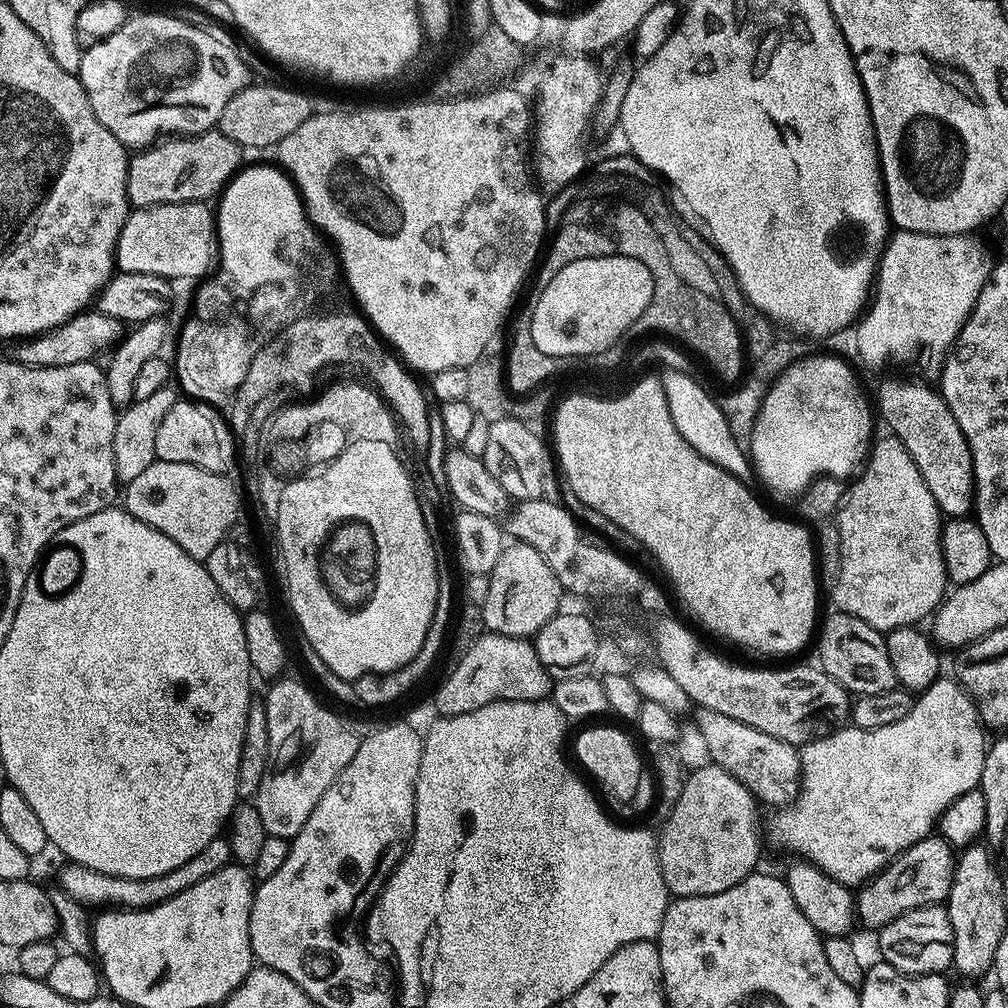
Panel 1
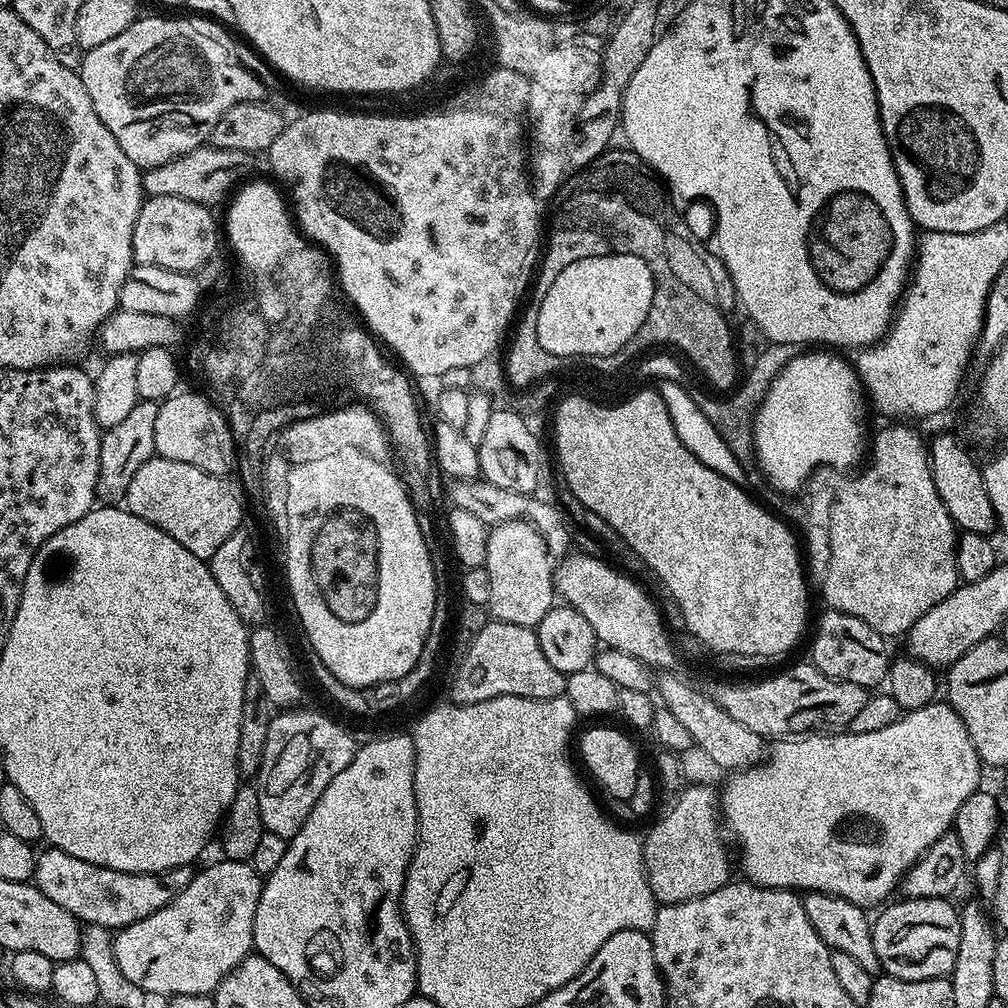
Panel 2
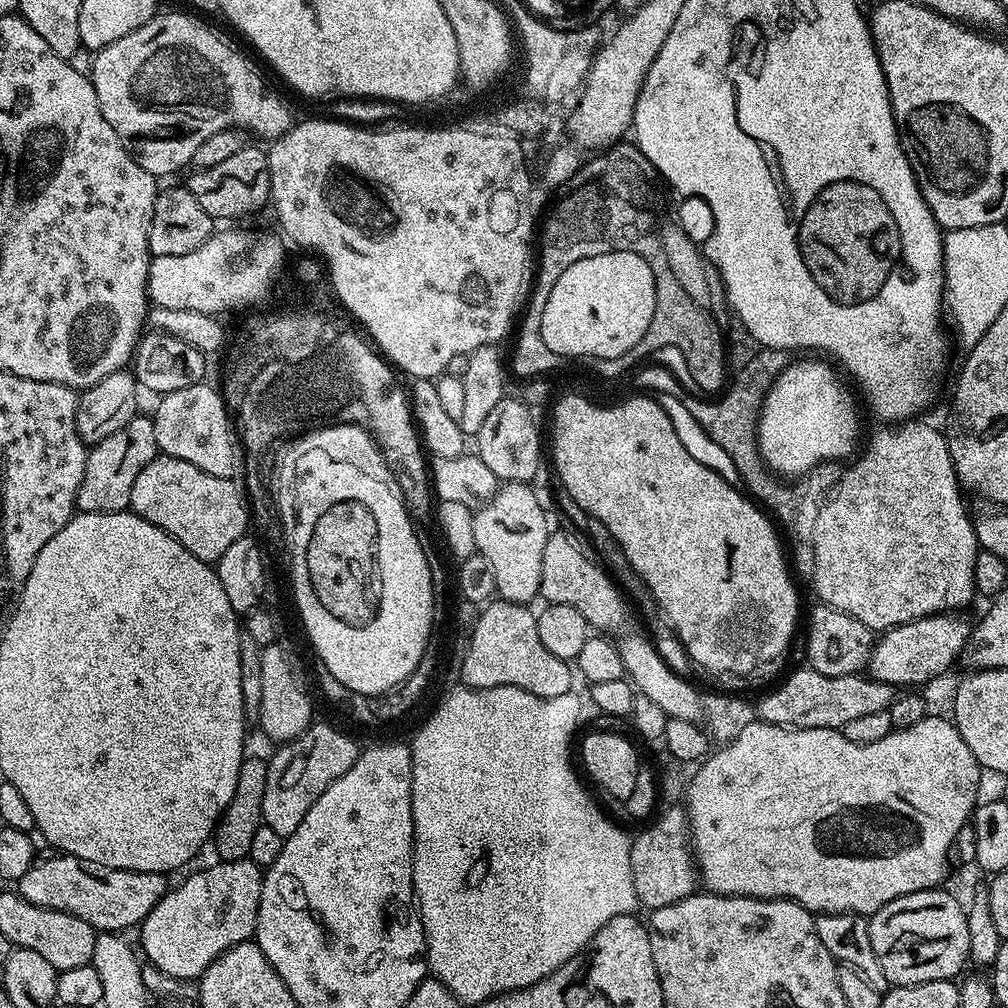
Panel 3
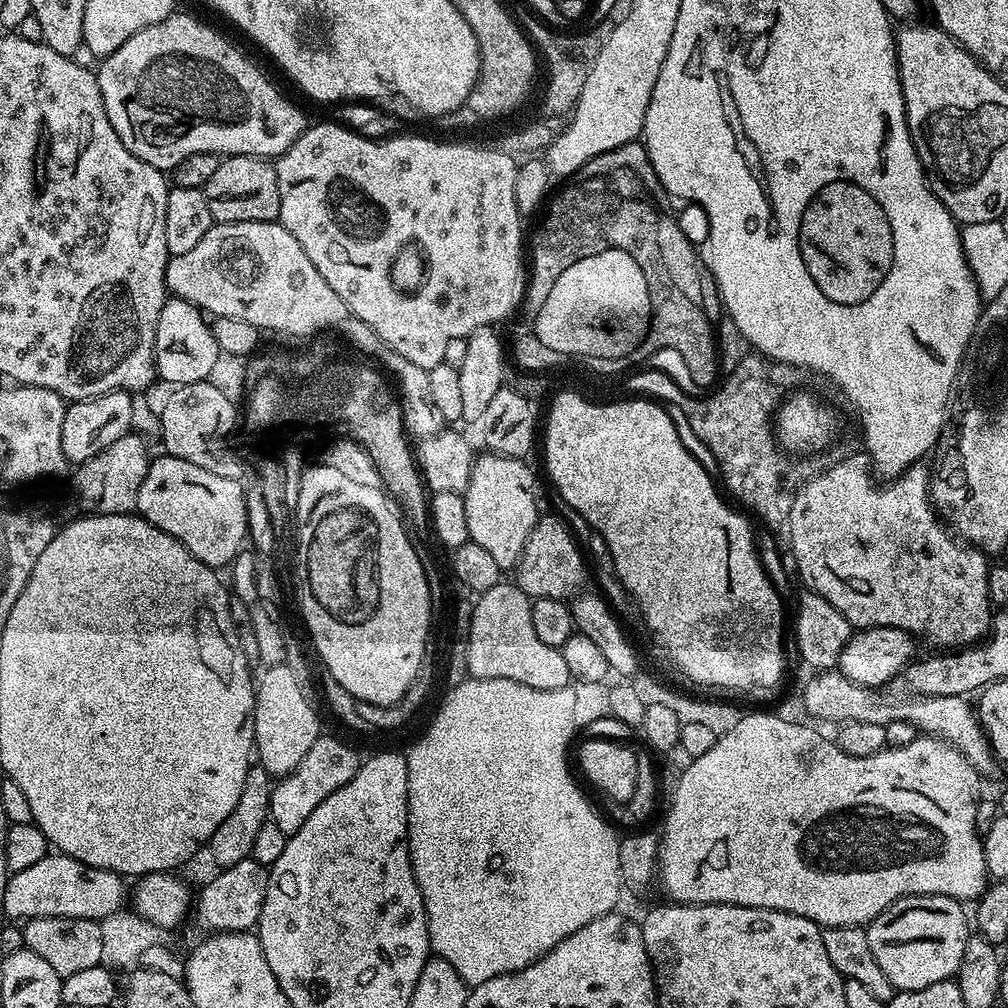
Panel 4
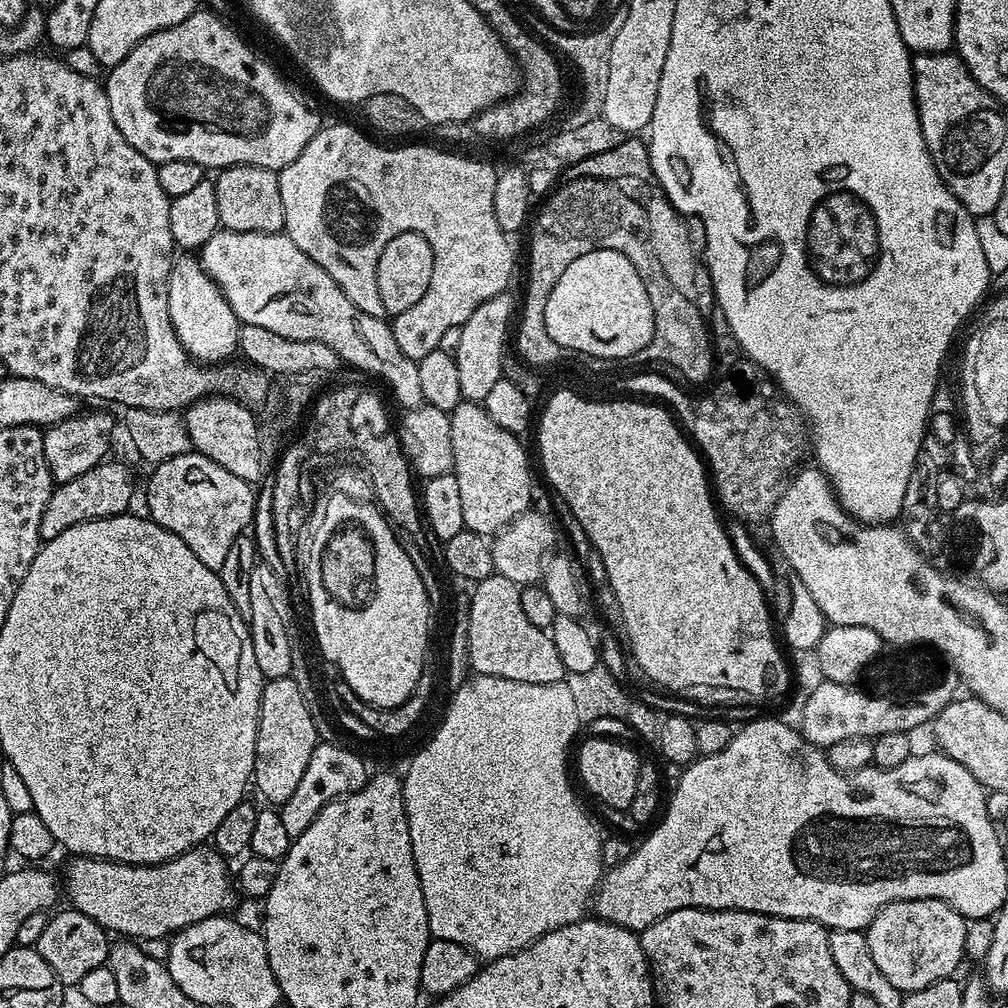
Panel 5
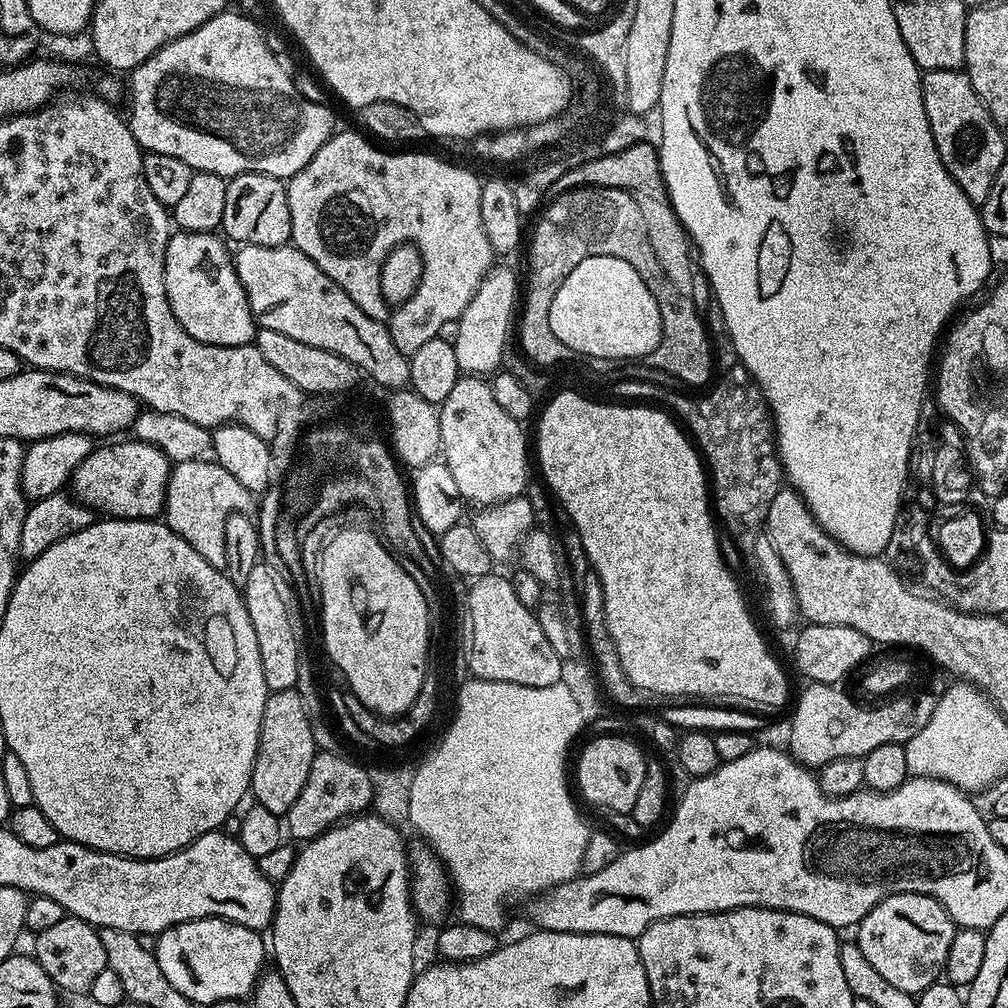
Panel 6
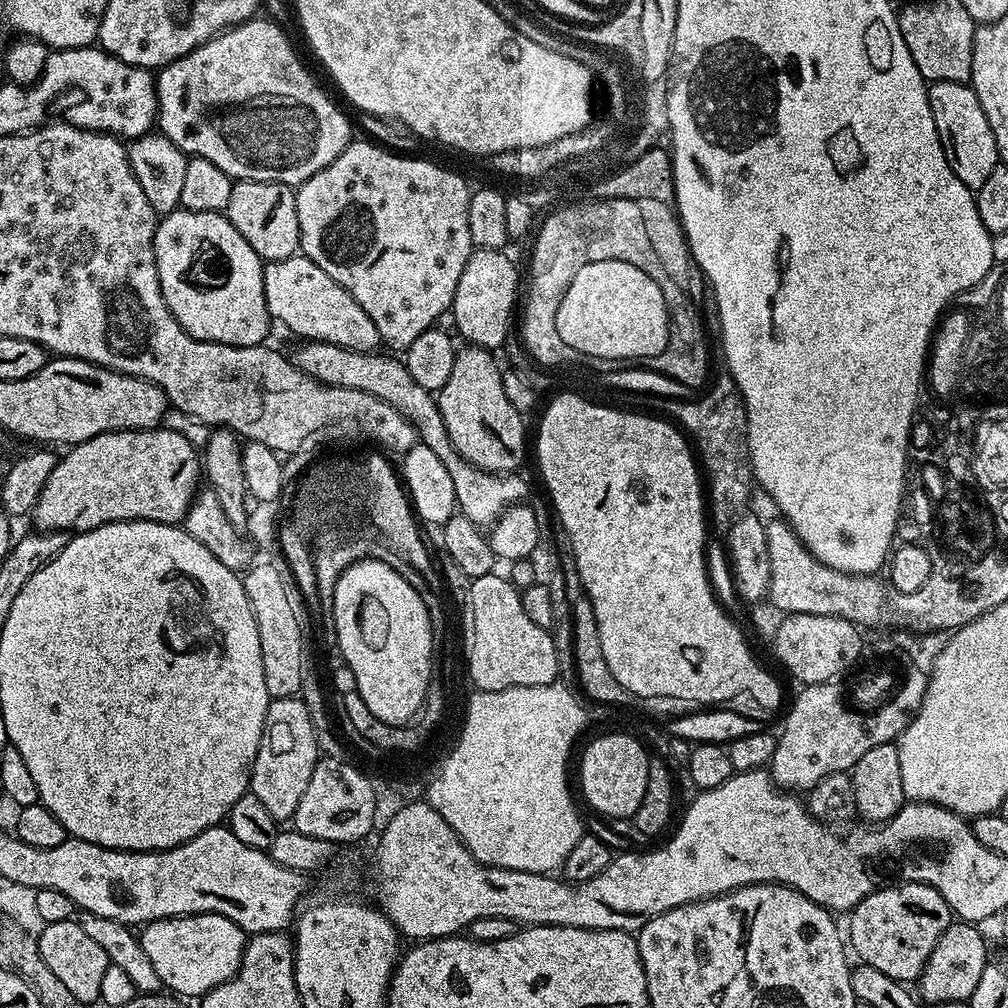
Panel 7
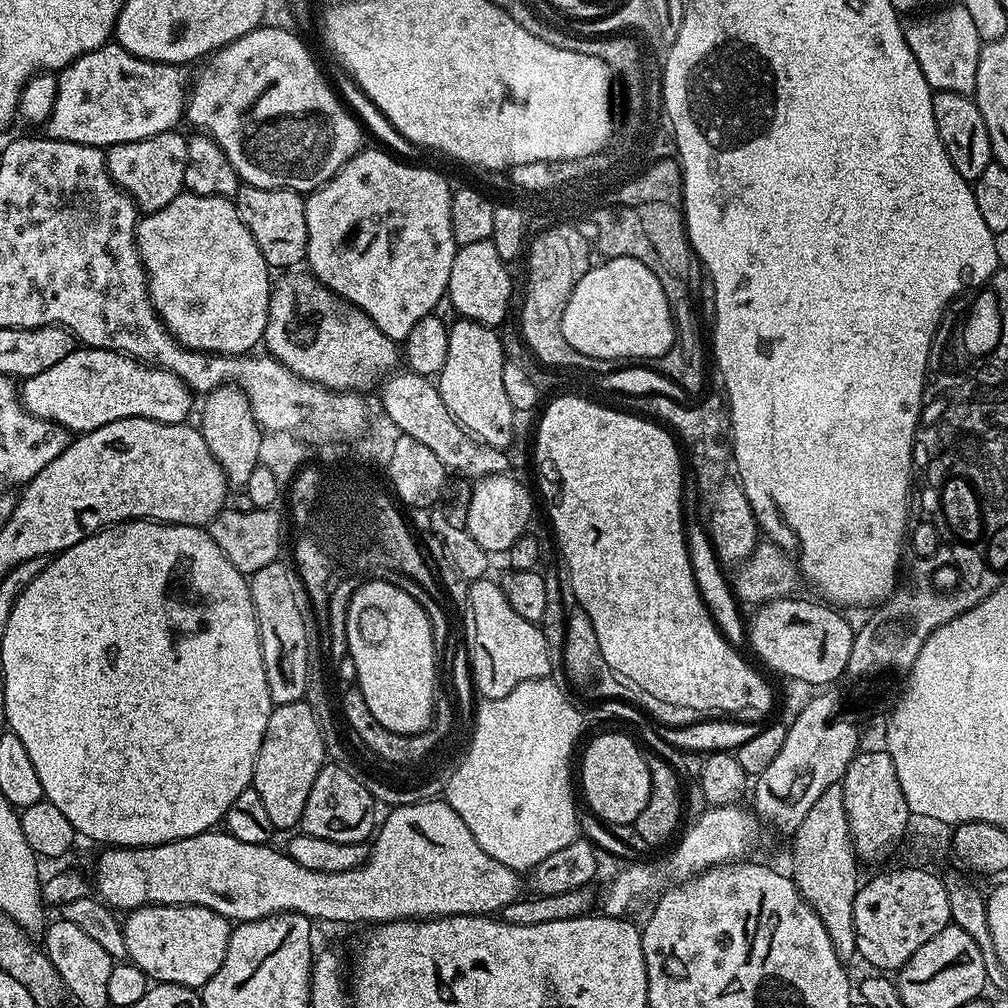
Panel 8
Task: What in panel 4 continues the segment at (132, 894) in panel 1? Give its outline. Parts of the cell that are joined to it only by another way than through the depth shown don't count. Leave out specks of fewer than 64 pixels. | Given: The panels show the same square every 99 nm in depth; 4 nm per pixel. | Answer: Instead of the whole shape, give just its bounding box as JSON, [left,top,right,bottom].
[2,854,126,921]

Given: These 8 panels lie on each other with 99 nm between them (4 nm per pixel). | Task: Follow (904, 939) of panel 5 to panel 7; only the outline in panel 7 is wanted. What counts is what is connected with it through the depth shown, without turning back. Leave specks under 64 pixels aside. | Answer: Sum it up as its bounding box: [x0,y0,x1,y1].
[846,883,954,982]

